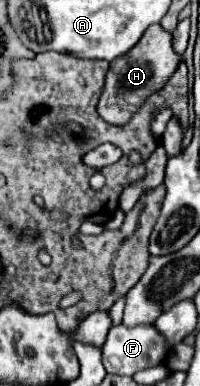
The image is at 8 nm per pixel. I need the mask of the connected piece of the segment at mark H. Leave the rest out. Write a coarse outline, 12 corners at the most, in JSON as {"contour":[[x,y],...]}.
{"contour":[[151,25],[111,61],[97,113],[125,125],[177,69],[171,33]]}

